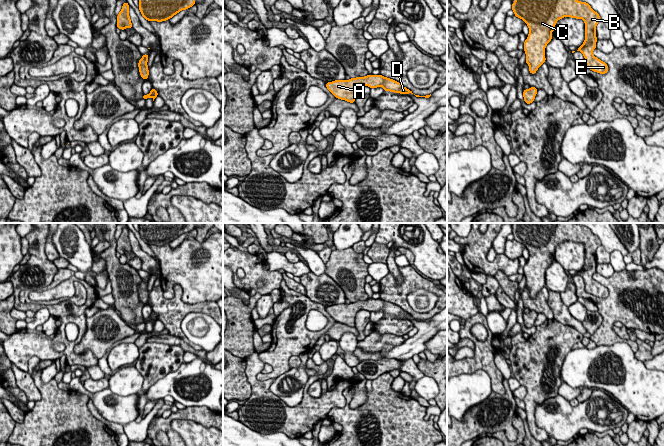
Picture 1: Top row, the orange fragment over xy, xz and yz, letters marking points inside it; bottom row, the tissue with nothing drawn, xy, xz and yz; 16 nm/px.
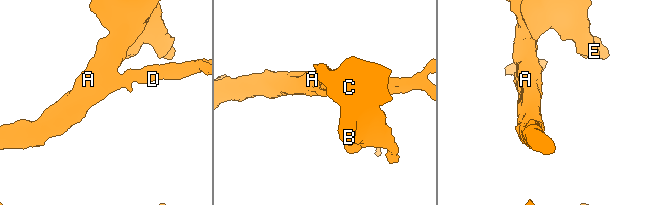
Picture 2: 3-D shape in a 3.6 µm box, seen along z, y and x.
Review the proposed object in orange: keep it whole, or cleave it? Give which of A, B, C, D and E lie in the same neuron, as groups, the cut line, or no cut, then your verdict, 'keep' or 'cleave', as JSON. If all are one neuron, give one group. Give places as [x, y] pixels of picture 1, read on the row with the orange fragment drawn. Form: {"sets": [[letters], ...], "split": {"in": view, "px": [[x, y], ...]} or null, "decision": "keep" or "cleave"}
{"sets": [["A", "B", "C", "D", "E"]], "split": null, "decision": "keep"}

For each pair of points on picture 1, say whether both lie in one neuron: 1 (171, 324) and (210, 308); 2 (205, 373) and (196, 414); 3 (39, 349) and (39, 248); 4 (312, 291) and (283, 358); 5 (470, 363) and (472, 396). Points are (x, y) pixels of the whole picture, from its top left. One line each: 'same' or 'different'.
1: same
2: different
3: same
4: different
5: different

